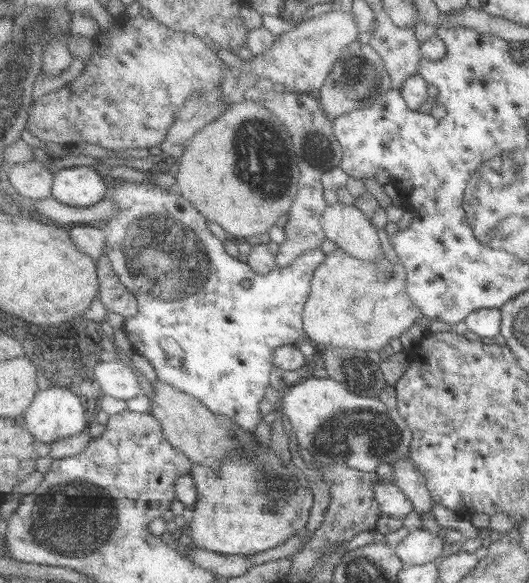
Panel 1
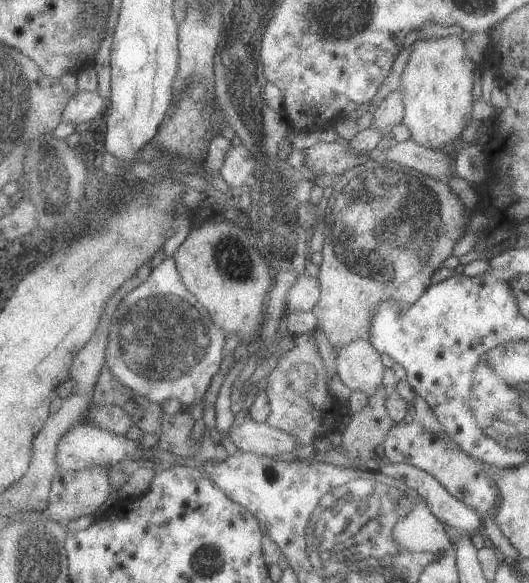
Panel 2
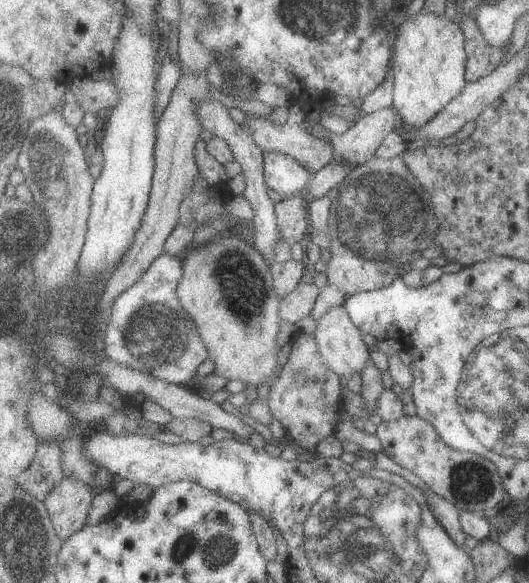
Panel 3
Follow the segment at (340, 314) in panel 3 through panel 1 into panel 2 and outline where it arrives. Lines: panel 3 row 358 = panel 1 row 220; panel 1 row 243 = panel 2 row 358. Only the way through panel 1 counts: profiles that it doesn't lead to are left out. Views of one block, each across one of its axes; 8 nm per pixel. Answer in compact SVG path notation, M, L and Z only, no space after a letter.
M359 338L355 342L351 342L345 348L336 350L336 369L337 376L352 391L360 390L365 392L369 398L375 396L379 389L382 388L383 374L385 374L385 364L381 362L381 352L377 350L371 342Z

